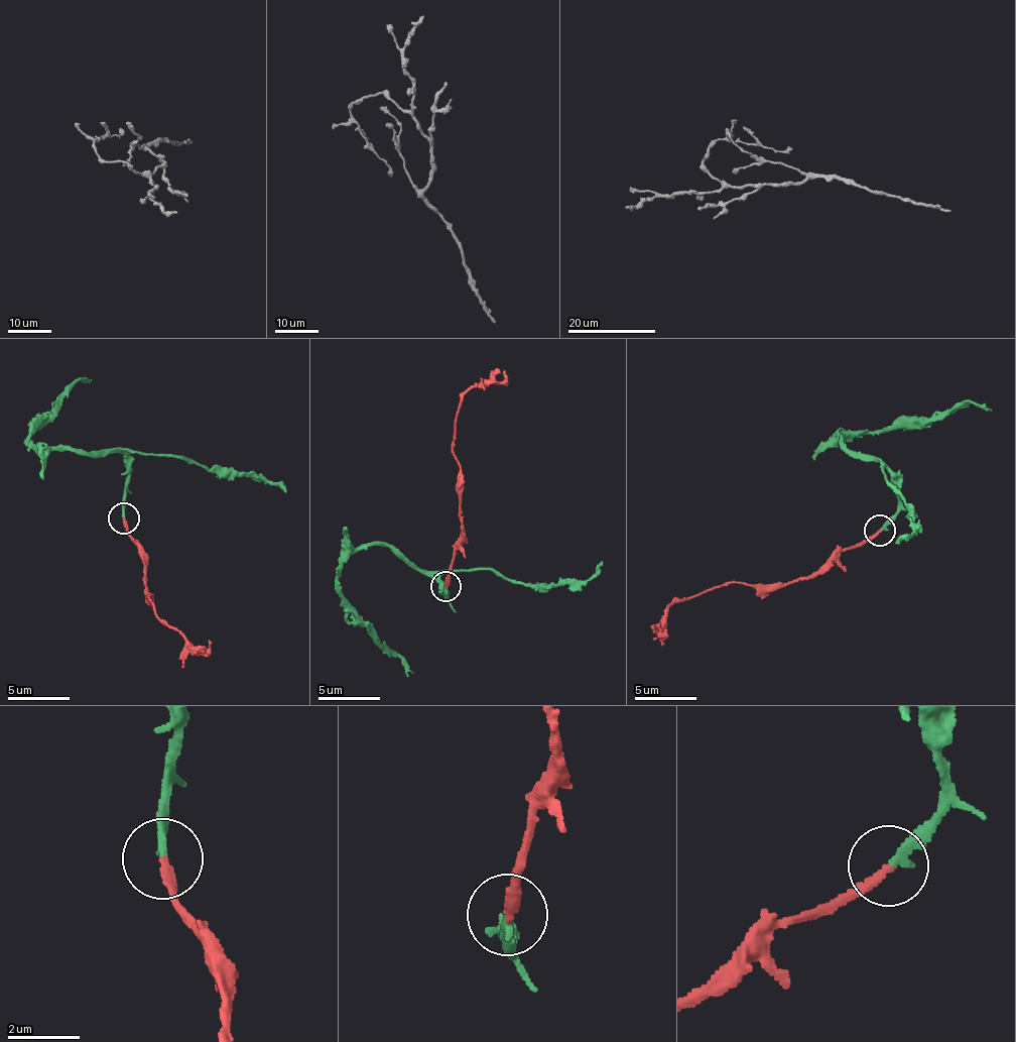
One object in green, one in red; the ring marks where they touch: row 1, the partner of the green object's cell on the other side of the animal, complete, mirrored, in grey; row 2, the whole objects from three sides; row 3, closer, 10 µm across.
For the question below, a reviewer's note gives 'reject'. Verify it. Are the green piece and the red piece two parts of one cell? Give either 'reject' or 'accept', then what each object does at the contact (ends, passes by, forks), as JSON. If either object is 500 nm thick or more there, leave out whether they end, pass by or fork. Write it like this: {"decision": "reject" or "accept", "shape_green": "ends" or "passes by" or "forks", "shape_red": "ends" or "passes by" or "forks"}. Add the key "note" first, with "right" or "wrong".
{"note": "wrong", "decision": "accept", "shape_green": "ends", "shape_red": "ends"}

